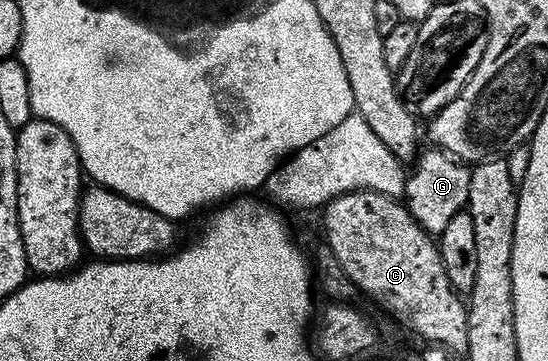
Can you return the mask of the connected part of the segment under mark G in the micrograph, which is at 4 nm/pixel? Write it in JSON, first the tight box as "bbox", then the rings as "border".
{"bbox":[405,149,471,233],"border":[[[441,149],[423,150],[406,180],[405,198],[410,216],[429,233],[440,233],[456,213],[466,207],[471,168]]]}

